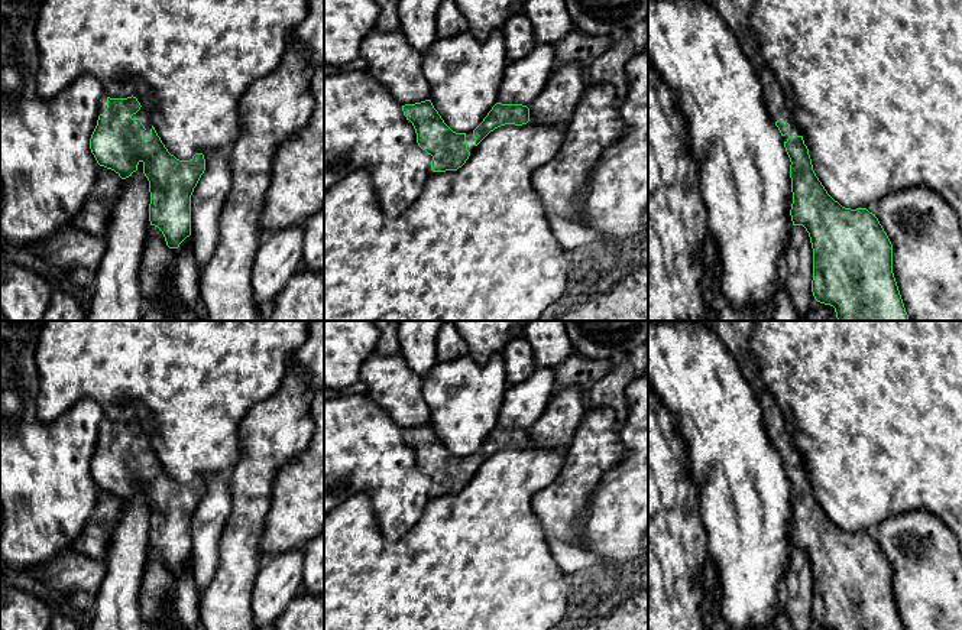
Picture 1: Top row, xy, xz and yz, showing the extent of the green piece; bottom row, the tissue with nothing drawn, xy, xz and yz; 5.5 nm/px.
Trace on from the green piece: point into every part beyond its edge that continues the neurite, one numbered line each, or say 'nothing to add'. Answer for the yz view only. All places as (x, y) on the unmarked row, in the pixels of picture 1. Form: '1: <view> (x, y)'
1: yz (735, 335)

